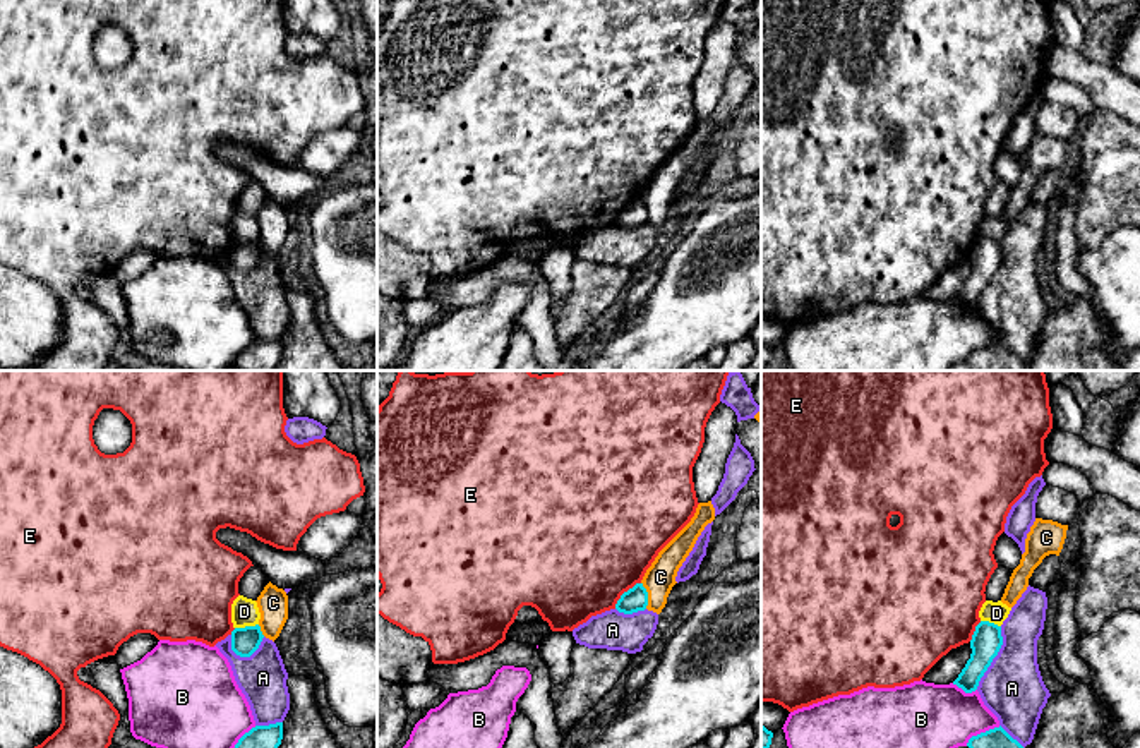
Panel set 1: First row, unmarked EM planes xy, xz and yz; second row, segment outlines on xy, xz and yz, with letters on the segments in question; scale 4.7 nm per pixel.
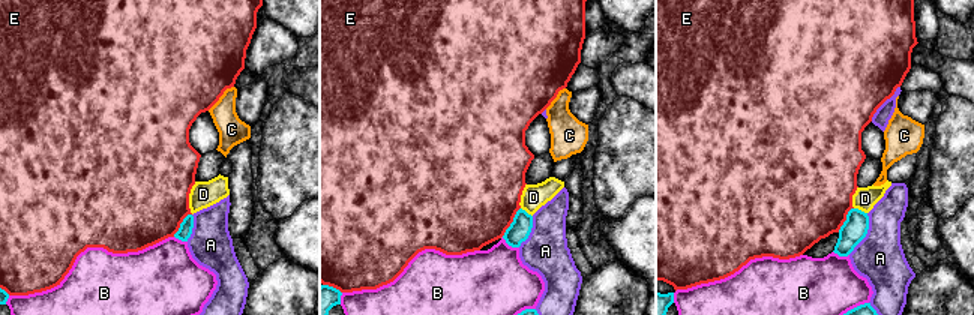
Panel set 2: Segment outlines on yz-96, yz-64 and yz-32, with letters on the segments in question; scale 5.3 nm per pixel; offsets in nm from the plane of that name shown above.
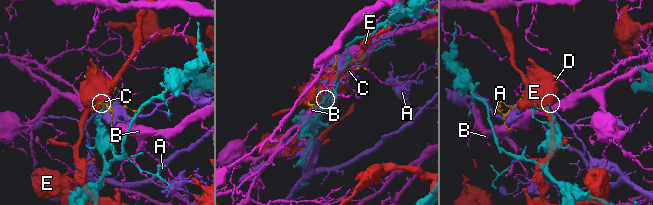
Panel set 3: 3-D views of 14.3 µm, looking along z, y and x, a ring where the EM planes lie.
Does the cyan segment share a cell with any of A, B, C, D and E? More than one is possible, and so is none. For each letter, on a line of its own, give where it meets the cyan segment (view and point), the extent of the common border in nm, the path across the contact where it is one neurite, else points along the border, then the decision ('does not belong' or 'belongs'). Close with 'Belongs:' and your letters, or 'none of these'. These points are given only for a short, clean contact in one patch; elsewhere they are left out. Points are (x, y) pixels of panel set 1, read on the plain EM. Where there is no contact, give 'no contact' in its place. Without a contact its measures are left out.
A: contact yz (995, 271); length 320 nm; does not belong
B: contact yz (964, 306); length 120 nm; does not belong
C: contact xz (647, 211); length 130 nm; does not belong
D: contact xy (246, 242); length 110 nm; border xy (258, 239), (235, 244); does not belong
E: contact xz (624, 208); length 180 nm; does not belong
Belongs: none of these

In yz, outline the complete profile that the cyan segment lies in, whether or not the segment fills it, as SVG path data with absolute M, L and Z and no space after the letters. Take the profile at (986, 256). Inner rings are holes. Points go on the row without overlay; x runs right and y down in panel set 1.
M981 237L975 242L975 247L970 256L970 274L967 276L965 283L953 297L953 300L962 304L965 309L975 307L981 293L991 281L993 274L998 271L1001 261L1001 242L989 237Z

